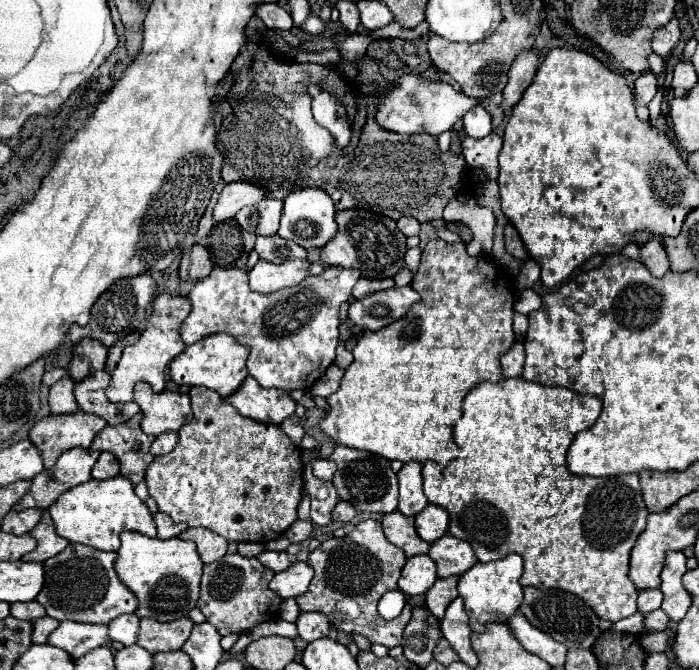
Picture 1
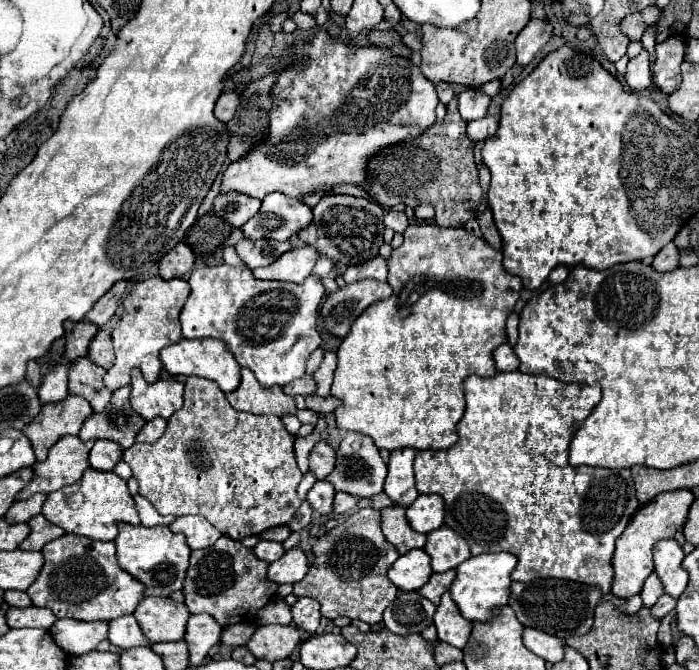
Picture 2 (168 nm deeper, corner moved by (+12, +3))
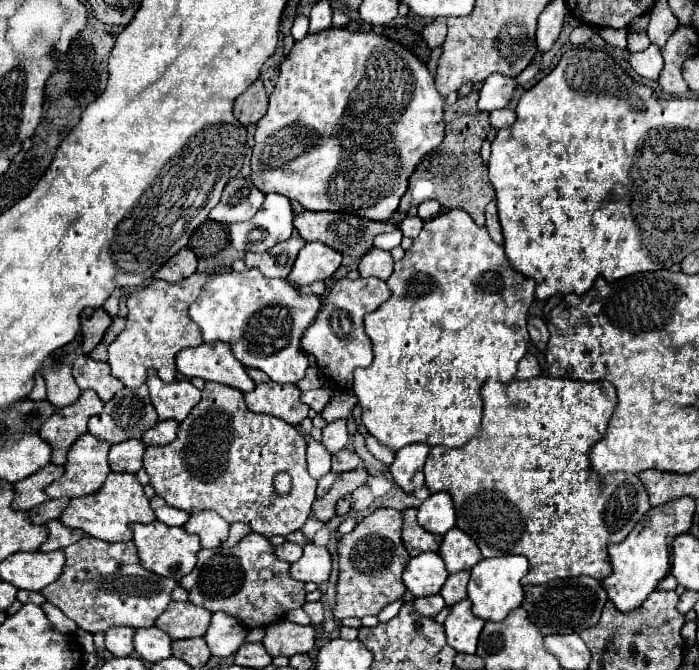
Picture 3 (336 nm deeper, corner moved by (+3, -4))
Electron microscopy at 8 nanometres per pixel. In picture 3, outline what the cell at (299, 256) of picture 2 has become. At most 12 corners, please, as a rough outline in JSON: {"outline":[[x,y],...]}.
{"outline":[[321,242],[301,248],[287,280],[327,280],[341,254]]}

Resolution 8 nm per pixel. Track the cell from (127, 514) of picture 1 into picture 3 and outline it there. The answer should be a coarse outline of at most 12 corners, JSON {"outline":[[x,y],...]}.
{"outline":[[135,474],[71,498],[61,524],[105,542],[155,520]]}

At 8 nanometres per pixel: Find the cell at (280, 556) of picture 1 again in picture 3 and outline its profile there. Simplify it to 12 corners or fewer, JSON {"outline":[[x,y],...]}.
{"outline":[[283,542],[275,548],[279,560],[293,564],[301,558],[299,544]]}

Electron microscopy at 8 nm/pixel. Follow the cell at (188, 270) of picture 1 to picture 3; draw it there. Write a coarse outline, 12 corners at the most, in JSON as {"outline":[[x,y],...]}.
{"outline":[[183,248],[155,272],[155,278],[179,282],[197,272],[197,256]]}

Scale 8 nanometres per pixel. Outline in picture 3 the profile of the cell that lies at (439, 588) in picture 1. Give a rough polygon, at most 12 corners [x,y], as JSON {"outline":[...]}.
{"outline":[[469,572],[447,578],[441,596],[447,606],[467,598]]}

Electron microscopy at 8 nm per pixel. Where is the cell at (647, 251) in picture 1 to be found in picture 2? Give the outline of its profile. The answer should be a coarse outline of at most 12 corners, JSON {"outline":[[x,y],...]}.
{"outline":[[668,243],[656,257],[656,271],[680,267],[680,251]]}

